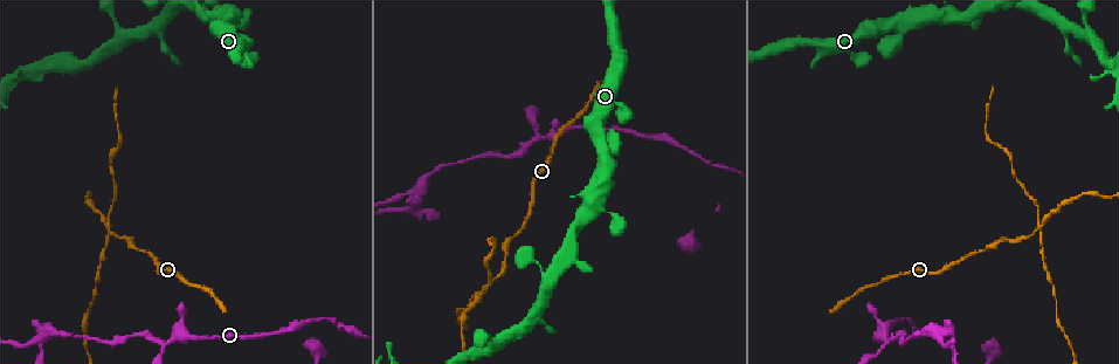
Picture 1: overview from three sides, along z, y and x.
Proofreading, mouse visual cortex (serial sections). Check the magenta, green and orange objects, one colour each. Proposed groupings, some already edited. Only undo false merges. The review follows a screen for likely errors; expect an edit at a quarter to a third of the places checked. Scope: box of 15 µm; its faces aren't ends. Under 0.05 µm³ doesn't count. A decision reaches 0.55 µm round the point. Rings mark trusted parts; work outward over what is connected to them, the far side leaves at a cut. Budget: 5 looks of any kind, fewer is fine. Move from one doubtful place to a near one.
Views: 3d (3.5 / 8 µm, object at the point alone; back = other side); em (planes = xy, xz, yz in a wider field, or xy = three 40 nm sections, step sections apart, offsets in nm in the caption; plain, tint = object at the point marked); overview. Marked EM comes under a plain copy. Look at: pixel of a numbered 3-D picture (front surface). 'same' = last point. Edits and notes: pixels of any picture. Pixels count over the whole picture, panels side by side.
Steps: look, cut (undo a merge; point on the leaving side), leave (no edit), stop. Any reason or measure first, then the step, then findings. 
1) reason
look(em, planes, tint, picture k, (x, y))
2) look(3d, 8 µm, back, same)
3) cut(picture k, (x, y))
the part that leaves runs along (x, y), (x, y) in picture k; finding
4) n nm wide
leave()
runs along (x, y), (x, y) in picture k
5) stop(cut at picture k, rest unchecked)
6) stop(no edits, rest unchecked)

four-way junction
look(3d, 8 µm, picture 1, (601, 206))

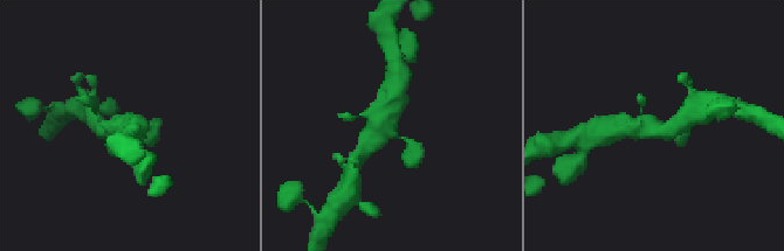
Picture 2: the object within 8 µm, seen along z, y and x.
zoom in
look(3d, 3.5 µm, picture 2, (390, 131))

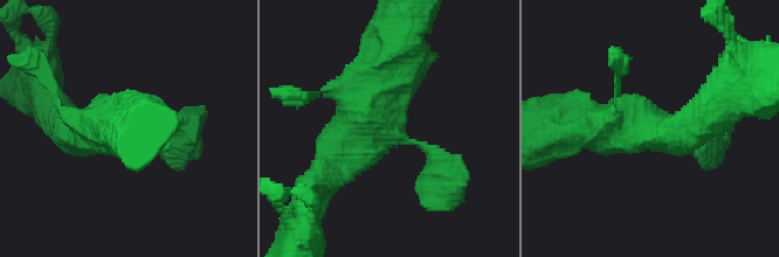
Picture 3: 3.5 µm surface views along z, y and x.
4 arms; arms of 100, 150, 500, 600 nm
look(em, xy, step 5, tint, picture 3, (387, 125))

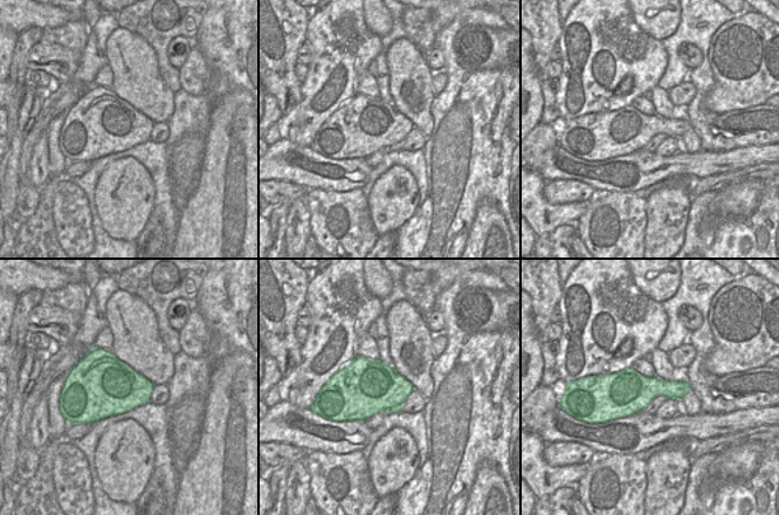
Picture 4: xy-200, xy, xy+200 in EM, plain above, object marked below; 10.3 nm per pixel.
leave()
runs along (399, 56), (319, 179) in picture 3; all the same cell

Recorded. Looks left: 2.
abrupt turn
look(em, xy, step 1, tint, picture 1, (857, 57))

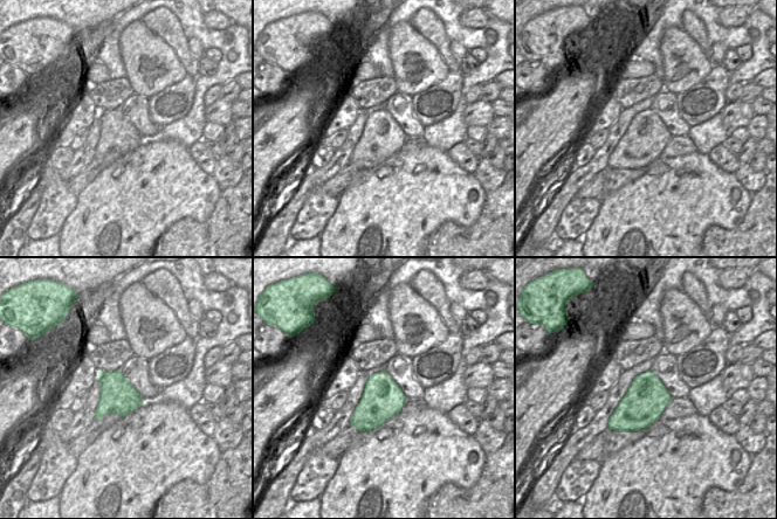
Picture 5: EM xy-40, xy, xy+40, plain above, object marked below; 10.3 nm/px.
look(3d, 3.5 µm, back, same)

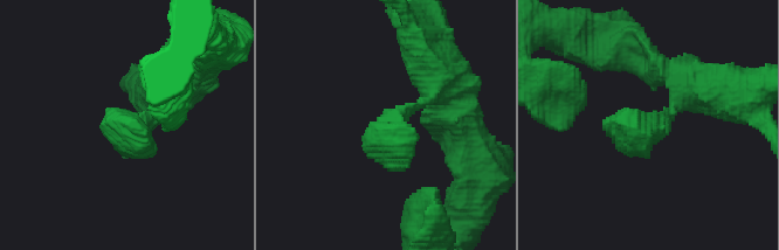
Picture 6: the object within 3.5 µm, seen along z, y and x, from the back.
leave()
runs along (687, 83), (652, 130), (606, 126) in picture 6; continuous, no second cell

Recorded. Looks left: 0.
stop(no edits, rest unchecked)

